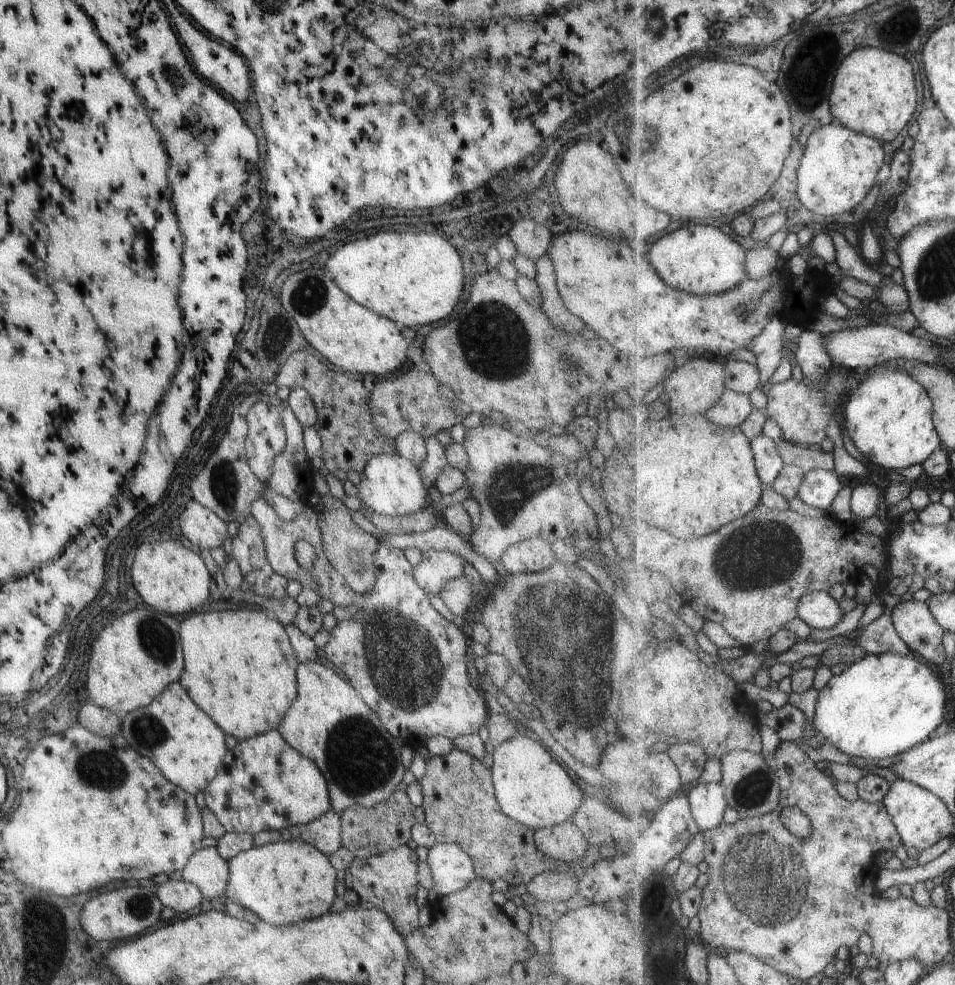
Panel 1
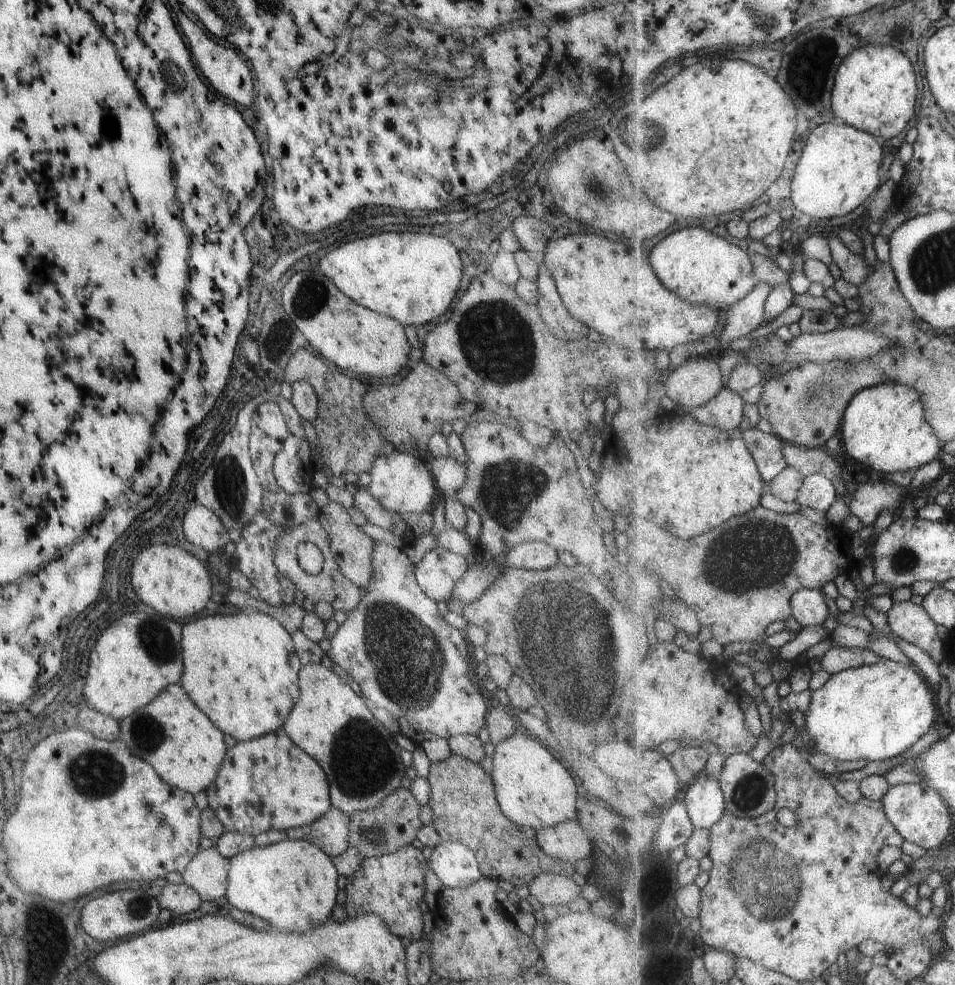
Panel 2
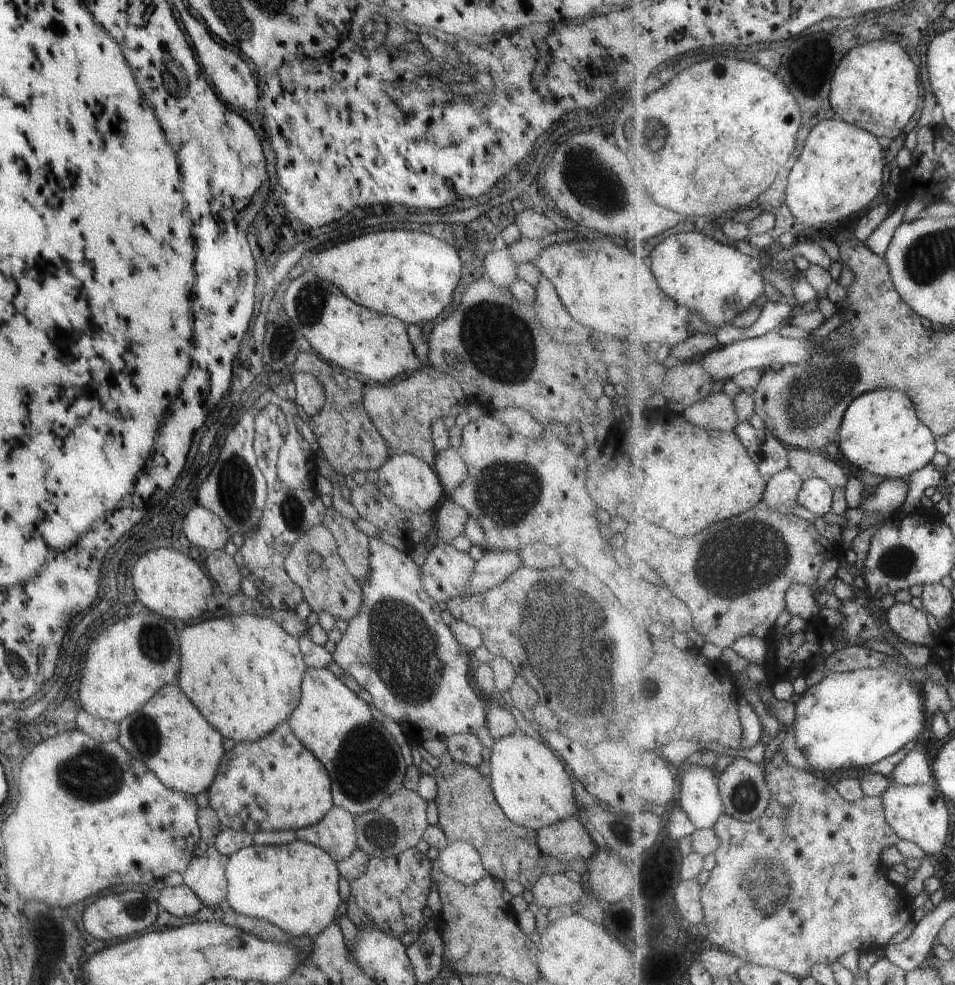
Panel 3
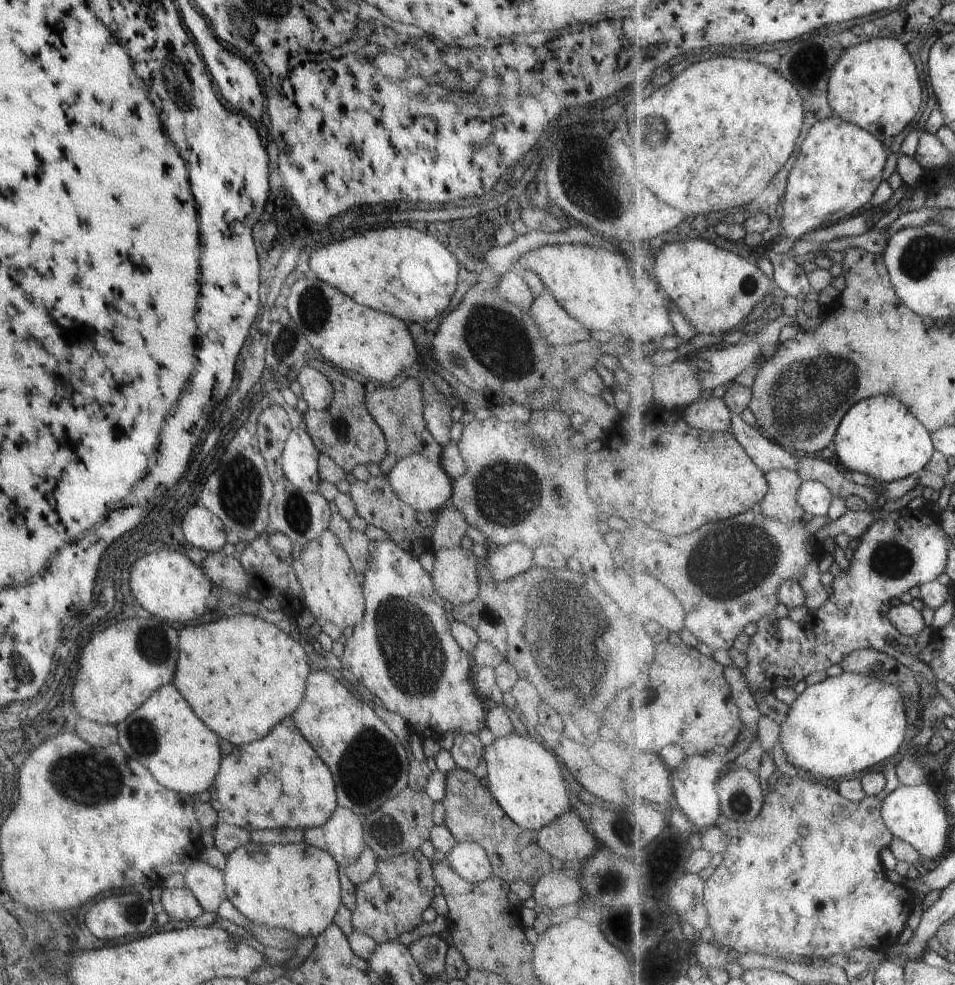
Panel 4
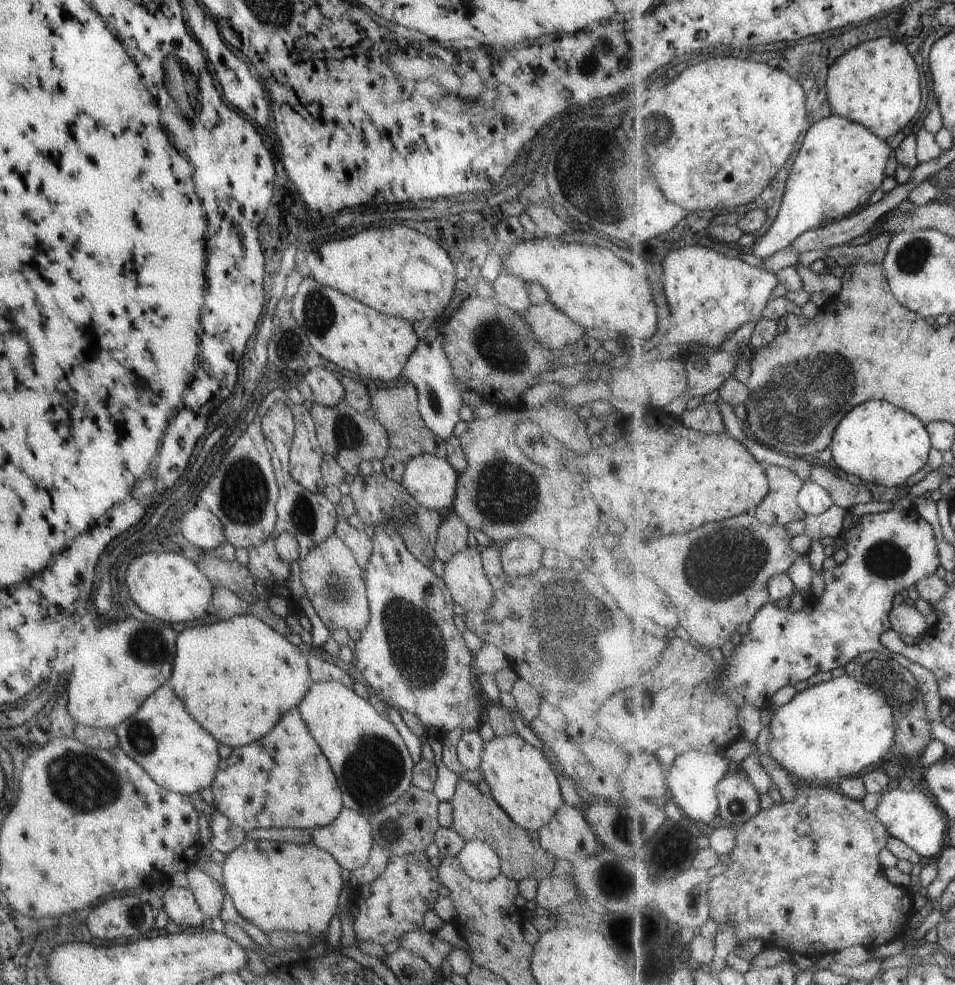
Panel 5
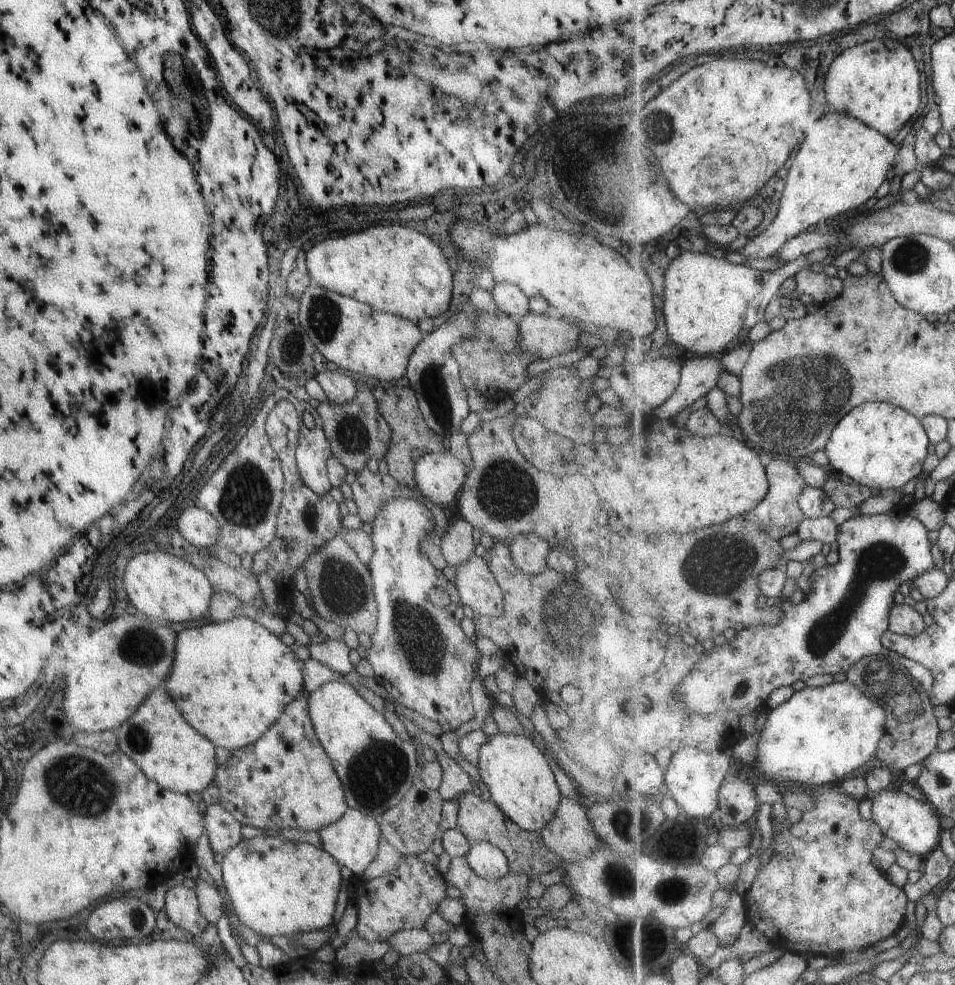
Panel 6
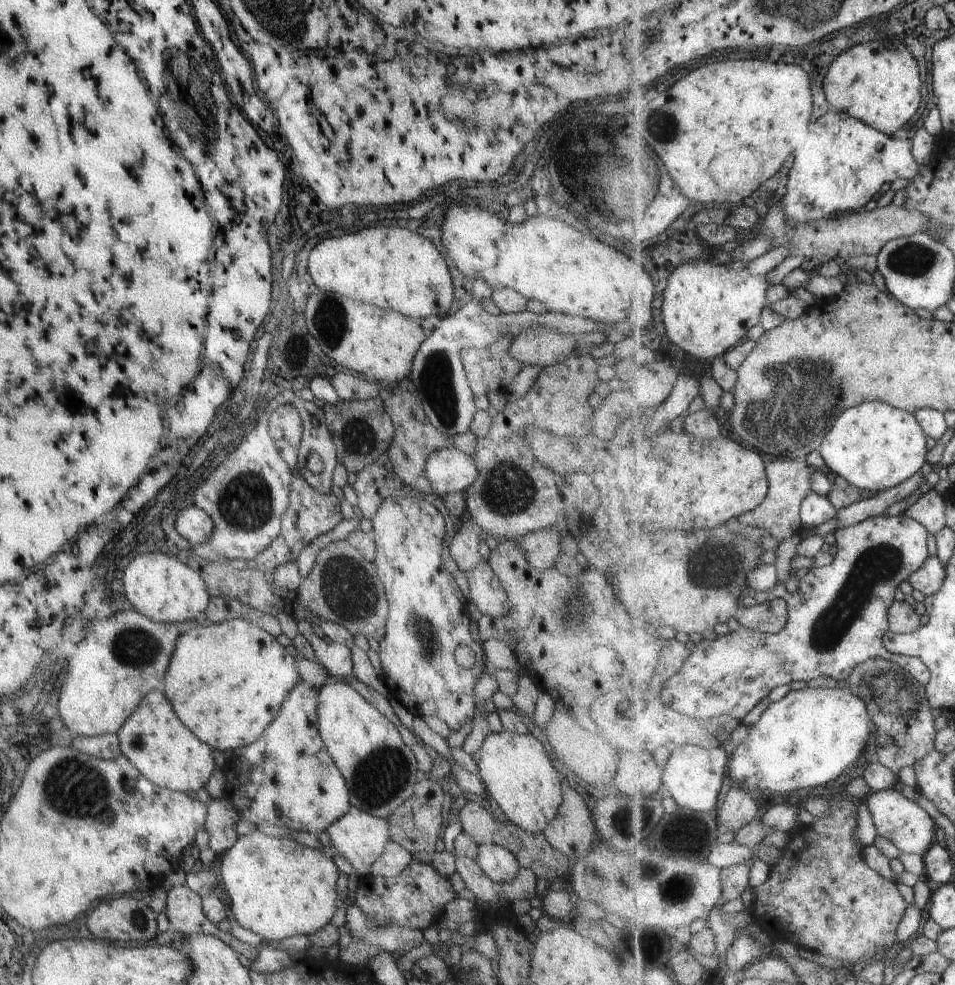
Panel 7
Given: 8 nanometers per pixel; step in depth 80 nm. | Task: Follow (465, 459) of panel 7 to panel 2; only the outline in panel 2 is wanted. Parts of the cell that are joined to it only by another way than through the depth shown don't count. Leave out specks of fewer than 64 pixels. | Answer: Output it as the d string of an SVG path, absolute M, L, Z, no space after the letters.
M397 449L378 456L370 466L368 493L388 511L396 513L418 513L431 509L437 496L433 477L422 457L411 453L400 453Z

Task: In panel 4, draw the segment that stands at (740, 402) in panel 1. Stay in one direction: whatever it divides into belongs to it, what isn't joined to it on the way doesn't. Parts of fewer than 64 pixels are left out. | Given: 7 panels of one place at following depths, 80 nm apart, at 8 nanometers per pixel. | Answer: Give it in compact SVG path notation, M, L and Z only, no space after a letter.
M713 396L697 401L683 410L689 426L710 432L728 432L733 426L733 411L724 398Z

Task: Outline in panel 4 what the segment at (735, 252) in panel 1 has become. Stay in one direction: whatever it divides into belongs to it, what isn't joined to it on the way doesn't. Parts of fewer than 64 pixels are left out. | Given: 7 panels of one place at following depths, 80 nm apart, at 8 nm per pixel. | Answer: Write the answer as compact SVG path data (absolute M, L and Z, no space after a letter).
M706 240L667 244L657 254L653 274L672 304L694 326L696 334L718 335L736 330L775 285L752 258L743 258Z

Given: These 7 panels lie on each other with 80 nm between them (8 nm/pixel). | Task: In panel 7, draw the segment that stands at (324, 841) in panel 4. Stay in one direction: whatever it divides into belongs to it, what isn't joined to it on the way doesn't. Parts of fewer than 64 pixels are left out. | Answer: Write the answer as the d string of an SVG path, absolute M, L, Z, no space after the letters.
M349 807L349 810L342 814L335 822L332 822L325 830L329 836L329 850L323 853L332 858L334 854L343 856L355 870L355 875L362 878L369 875L368 866L379 858L385 844L390 840L388 833L388 820L383 817L376 817L368 812Z

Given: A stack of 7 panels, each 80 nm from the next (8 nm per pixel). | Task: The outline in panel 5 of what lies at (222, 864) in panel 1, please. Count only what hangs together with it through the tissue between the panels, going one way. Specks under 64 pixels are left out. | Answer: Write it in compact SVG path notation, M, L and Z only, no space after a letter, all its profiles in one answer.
M195 865L188 867L184 873L185 878L187 878L187 887L192 890L194 899L203 916L210 919L217 916L223 898L223 892L221 892L218 883Z

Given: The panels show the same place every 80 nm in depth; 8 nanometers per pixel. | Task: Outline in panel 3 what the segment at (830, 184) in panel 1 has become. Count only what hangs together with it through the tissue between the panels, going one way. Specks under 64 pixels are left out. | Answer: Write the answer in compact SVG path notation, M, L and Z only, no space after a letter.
M838 116L818 120L790 175L786 202L793 217L805 227L830 225L870 207L885 182L885 156L881 145L877 135Z

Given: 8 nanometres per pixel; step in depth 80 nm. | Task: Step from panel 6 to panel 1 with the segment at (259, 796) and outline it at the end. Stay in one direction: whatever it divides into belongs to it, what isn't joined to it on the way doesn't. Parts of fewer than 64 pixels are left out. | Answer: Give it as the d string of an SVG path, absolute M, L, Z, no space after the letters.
M277 729L237 741L233 748L226 749L217 774L202 791L206 807L217 817L225 831L251 836L262 830L280 831L293 825L307 824L330 809L327 783L323 775L312 760L289 746Z

